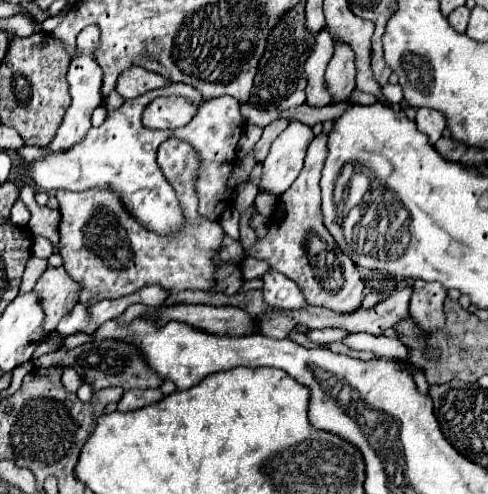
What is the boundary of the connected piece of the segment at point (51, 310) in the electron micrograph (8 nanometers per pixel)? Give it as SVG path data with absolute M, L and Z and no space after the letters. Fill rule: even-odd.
M48 266L32 290L38 294L40 306L44 310L42 324L44 334L54 332L60 318L70 314L72 308L78 304L80 288L72 282L72 278L68 278L62 266L60 268Z

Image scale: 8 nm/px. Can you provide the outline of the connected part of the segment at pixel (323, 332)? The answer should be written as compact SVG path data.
M320 328L320 330L308 330L308 338L316 344L328 344L328 342L340 342L344 340L350 332L342 328Z

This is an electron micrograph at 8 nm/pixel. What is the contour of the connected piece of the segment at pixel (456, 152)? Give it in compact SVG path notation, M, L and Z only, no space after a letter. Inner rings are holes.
M440 138L436 144L434 144L436 152L448 160L448 162L458 162L462 158L462 154L466 152L466 146L460 144L460 142L454 142L452 138Z

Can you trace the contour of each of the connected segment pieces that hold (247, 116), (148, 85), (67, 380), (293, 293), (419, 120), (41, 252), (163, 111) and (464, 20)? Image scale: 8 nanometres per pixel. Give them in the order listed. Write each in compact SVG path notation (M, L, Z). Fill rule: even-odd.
M242 104L242 116L248 124L256 124L260 128L268 126L268 116L272 116L270 110L260 110L260 108L254 108L252 104Z
M132 66L128 72L124 70L120 74L118 84L116 84L116 92L122 94L124 98L134 98L134 96L140 96L144 92L166 86L166 84L168 82L162 76L158 76L156 72L148 72L140 66Z
M64 366L62 368L62 384L64 384L64 388L68 390L68 392L76 392L78 390L78 386L82 384L82 378L76 374L76 370L72 368L72 366Z
M270 270L266 276L264 276L264 300L270 308L284 309L284 310L296 310L296 308L304 308L306 302L304 302L304 296L300 294L298 286L282 276L280 272L276 270Z
M420 108L416 114L416 126L420 132L424 132L428 136L428 142L434 144L442 136L442 130L446 126L446 118L438 110Z
M42 236L34 238L34 246L32 246L32 254L34 256L40 256L40 258L46 260L52 252L54 252L54 246L46 238L42 238Z
M158 97L146 107L142 115L142 124L154 130L180 128L194 118L196 110L198 106L183 97Z
M460 6L460 8L456 8L450 16L448 16L448 22L450 22L450 26L456 30L456 32L464 32L466 30L466 26L468 26L468 16L470 16L470 10L468 10L468 6Z

